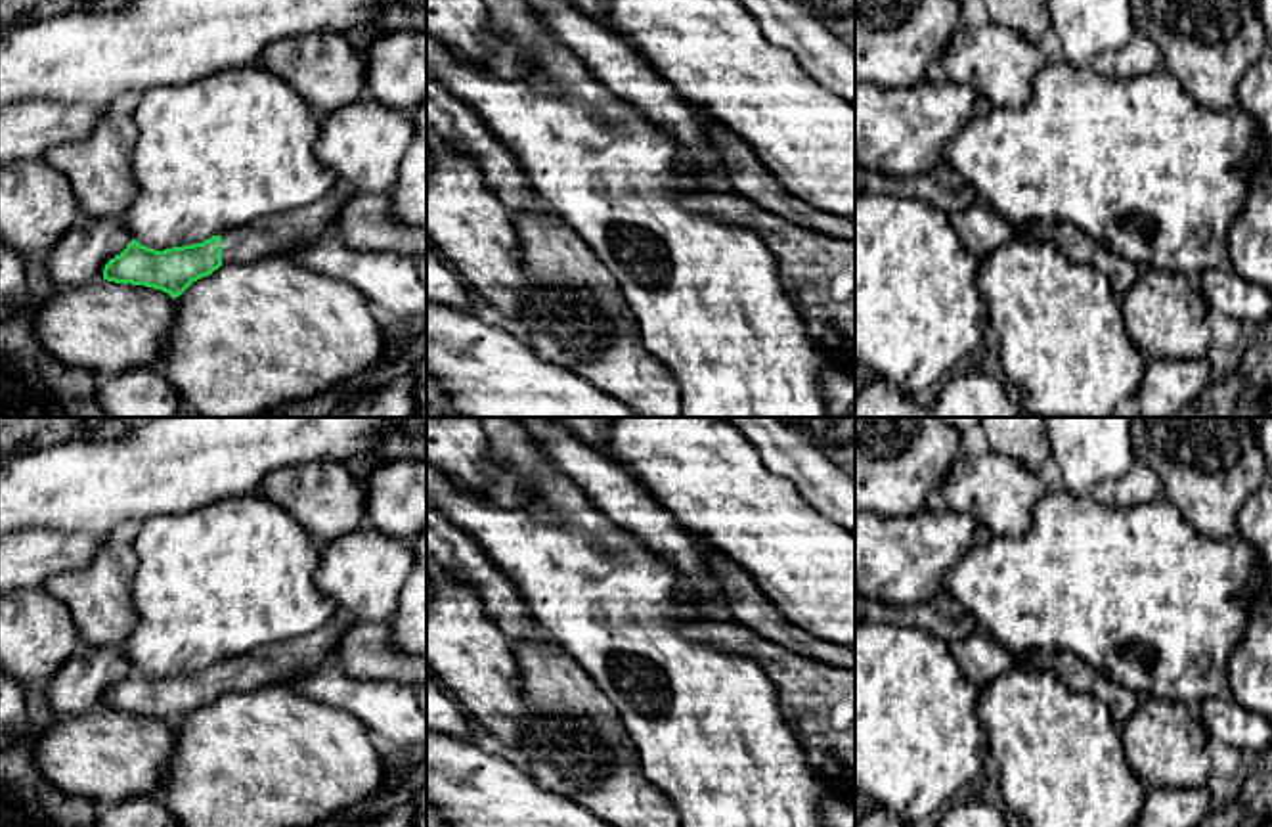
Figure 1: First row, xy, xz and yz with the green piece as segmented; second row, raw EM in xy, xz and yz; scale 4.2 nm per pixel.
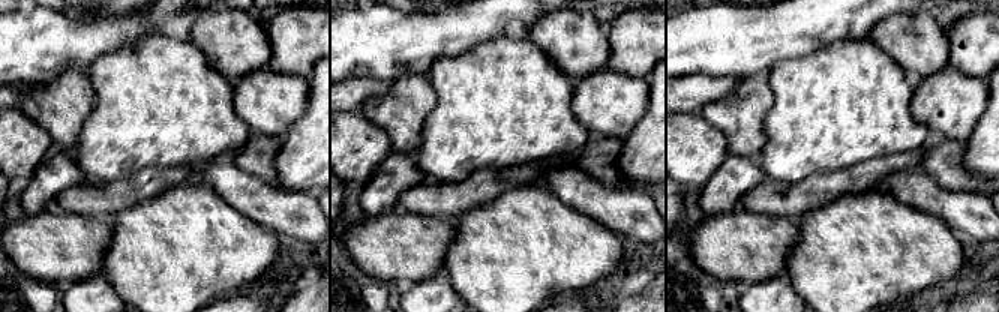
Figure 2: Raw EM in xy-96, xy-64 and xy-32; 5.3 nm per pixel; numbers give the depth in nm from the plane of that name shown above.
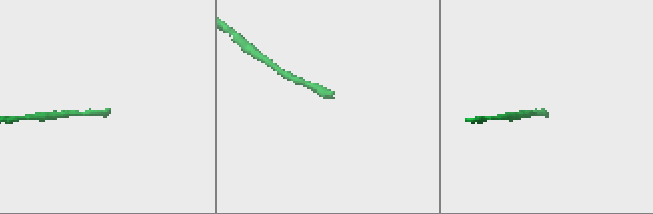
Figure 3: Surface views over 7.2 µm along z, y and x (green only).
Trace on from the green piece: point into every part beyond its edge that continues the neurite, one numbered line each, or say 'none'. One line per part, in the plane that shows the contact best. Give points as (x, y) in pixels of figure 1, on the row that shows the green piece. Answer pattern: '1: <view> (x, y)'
1: xy (278, 234)

